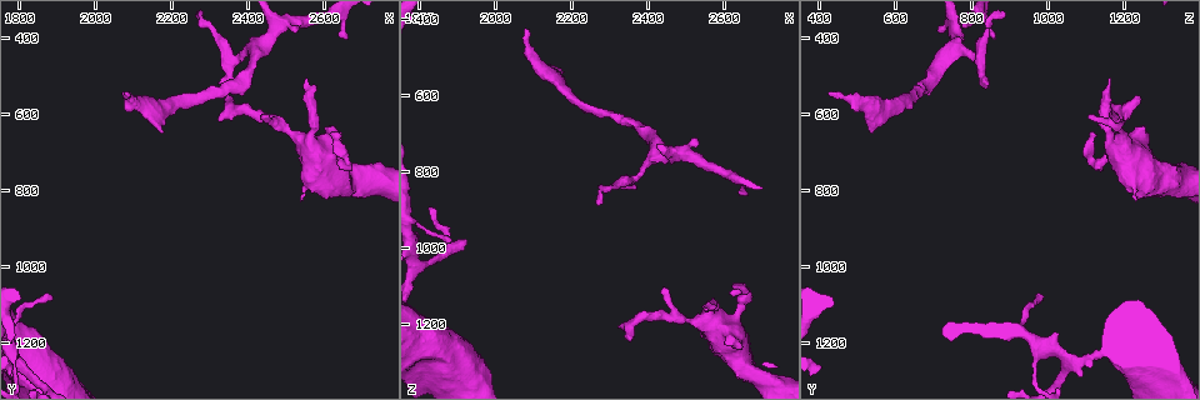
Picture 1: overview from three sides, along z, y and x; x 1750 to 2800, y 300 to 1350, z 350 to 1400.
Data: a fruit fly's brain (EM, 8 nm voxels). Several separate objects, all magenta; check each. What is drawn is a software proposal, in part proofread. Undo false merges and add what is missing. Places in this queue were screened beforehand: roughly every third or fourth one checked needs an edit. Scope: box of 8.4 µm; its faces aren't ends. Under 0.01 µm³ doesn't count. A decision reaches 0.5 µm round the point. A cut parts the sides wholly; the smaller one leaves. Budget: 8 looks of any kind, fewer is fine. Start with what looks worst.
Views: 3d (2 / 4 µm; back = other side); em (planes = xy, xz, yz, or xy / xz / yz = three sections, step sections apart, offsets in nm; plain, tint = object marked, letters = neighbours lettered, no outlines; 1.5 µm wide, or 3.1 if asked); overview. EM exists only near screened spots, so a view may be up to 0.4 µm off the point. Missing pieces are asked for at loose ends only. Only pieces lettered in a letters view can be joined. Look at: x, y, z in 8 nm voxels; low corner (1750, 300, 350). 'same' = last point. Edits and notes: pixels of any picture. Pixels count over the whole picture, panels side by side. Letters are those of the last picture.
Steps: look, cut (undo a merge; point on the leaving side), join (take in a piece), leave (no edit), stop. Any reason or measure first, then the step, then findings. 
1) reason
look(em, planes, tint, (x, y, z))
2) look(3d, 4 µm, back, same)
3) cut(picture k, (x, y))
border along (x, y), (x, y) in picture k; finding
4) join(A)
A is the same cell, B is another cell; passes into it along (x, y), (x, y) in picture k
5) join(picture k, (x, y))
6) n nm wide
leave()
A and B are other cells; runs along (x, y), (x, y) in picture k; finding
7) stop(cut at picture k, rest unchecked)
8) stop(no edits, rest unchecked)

branch stops here
look(3d, 4 µm, back, (2355, 560, 1245))

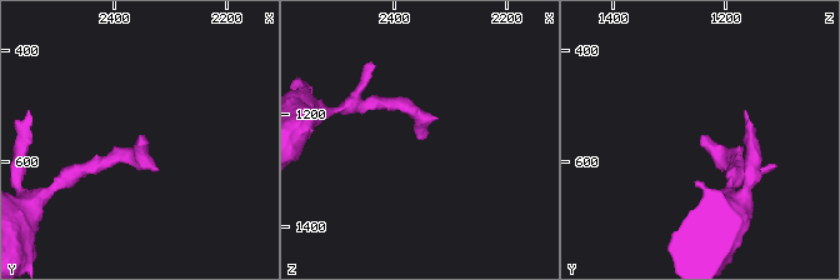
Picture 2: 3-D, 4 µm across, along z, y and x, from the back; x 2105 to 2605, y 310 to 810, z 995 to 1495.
shape alone is not enough
look(em, planes, letters, (2355, 555, 1240))

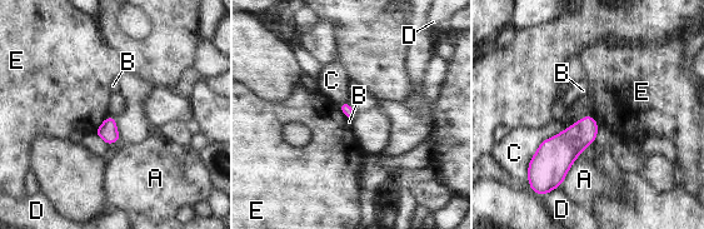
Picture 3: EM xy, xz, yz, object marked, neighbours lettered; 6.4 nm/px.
C touches over 400 nm
leave()
A, B, C, D and E are other cells; no lettered piece goes on from it

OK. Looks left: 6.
look(em, planes, letters, (1885, 1085, 985))

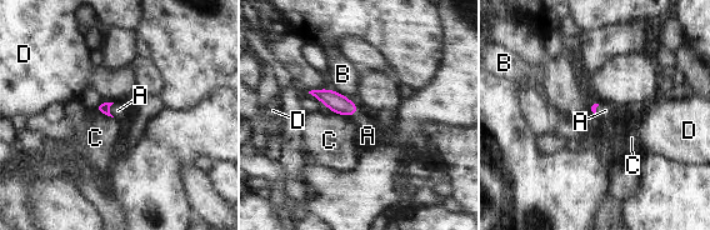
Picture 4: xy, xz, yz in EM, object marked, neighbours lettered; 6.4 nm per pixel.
join(A)
A is the same cell, B, C and D are other cells; the neuron continues

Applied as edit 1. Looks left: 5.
see it whole again
look(overview)

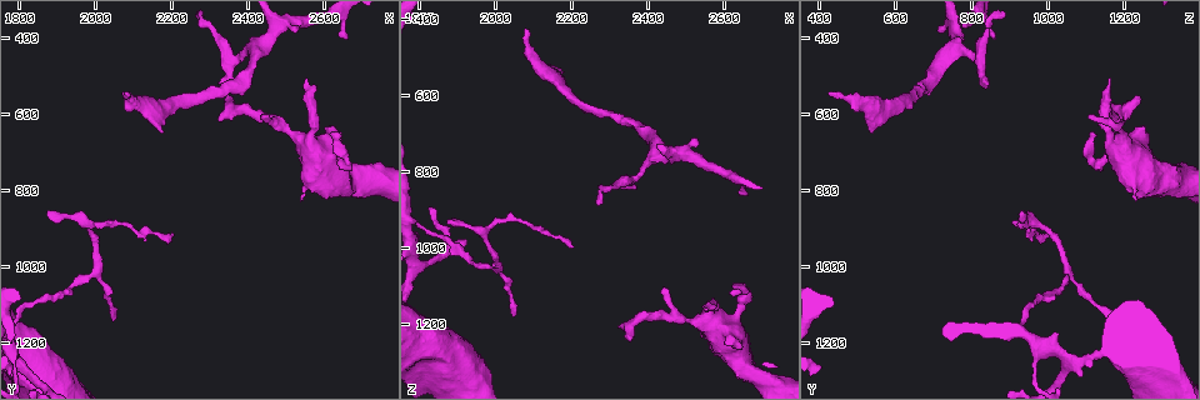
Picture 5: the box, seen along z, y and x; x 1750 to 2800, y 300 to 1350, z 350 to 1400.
abrupt turn
look(em, xy, step 4, tint, (2665, 715, 1120))

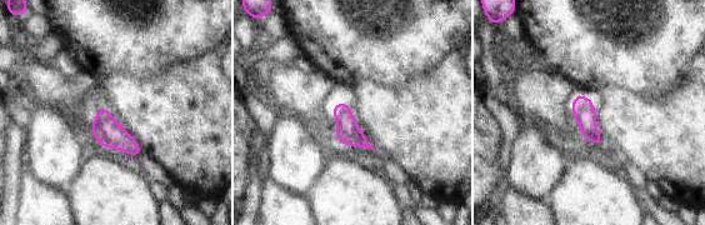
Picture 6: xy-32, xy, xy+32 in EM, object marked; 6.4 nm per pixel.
cut it another way
look(em, planes, tint, same)

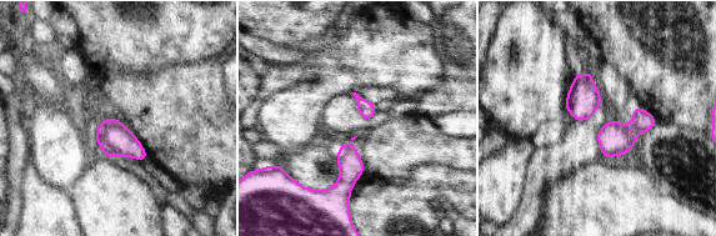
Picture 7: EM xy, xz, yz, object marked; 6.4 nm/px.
see the neighbours
look(em, planes, letters, same)

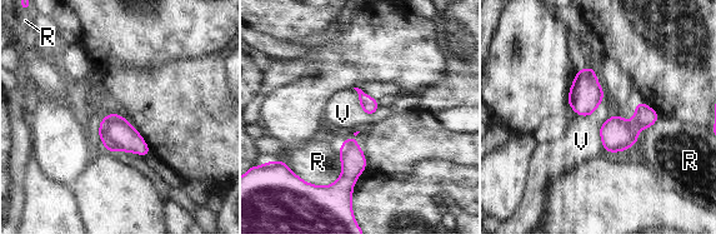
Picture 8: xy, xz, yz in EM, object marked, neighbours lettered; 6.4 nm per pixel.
leave()
R and V are other cells; border along (615, 114), (600, 128), (602, 148) in picture 8; one neuron here

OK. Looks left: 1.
stop(join at picture 4, rest unchecked)

